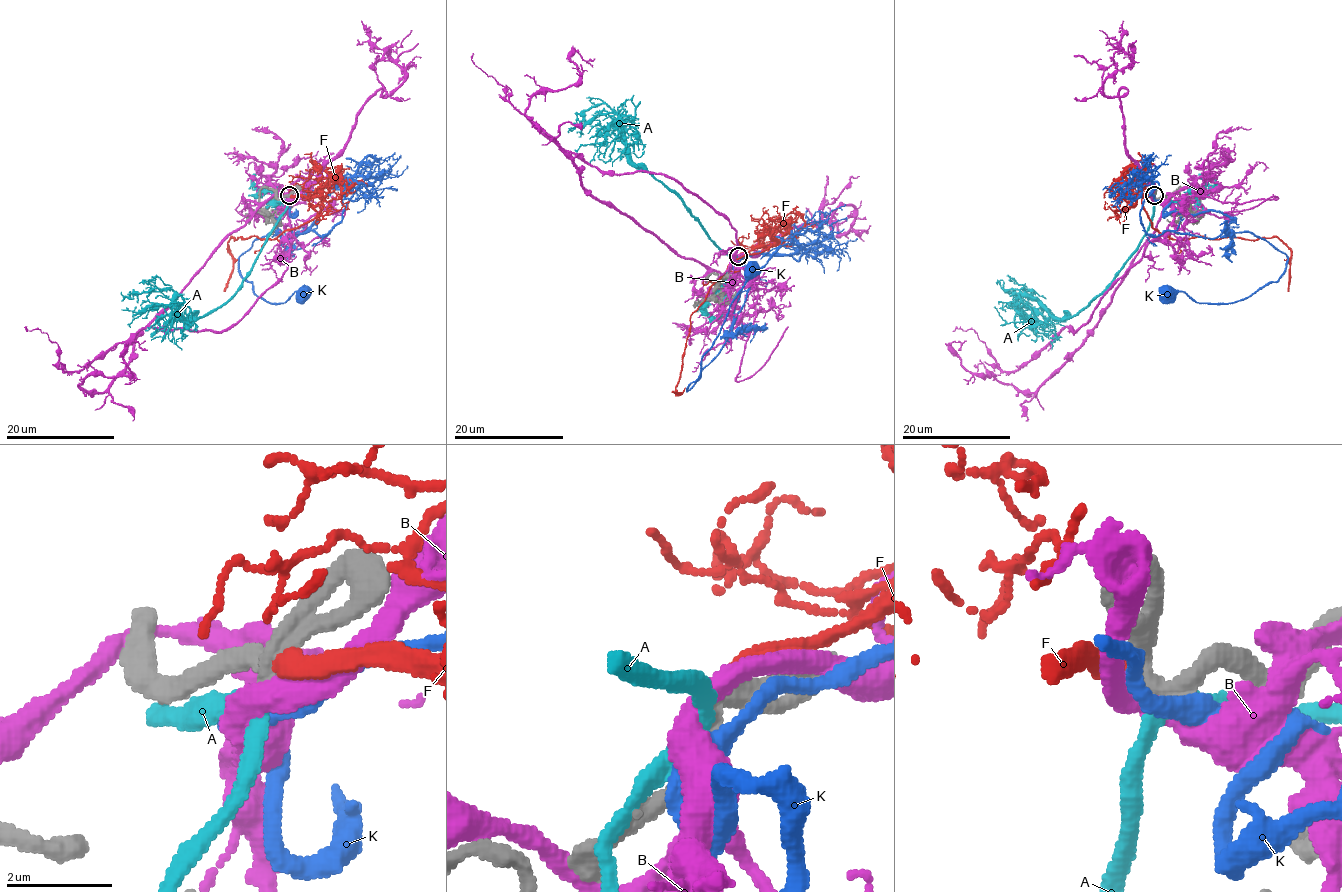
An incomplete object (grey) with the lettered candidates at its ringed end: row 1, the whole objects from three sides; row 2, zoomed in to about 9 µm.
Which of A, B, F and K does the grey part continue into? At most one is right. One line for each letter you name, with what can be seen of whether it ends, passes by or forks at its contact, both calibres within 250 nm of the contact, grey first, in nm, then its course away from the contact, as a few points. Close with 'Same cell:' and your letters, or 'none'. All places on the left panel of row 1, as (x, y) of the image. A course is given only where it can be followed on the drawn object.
F: it ends | 320/280 nm | via (289, 195), (316, 195), (321, 210), (278, 237), (231, 238), (232, 274), (224, 291)
Same cell: F

